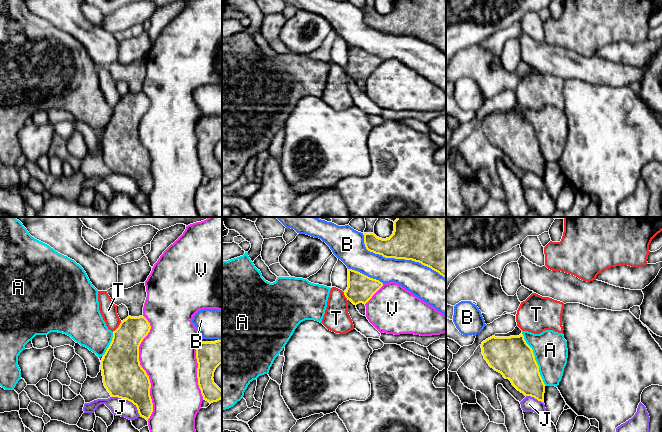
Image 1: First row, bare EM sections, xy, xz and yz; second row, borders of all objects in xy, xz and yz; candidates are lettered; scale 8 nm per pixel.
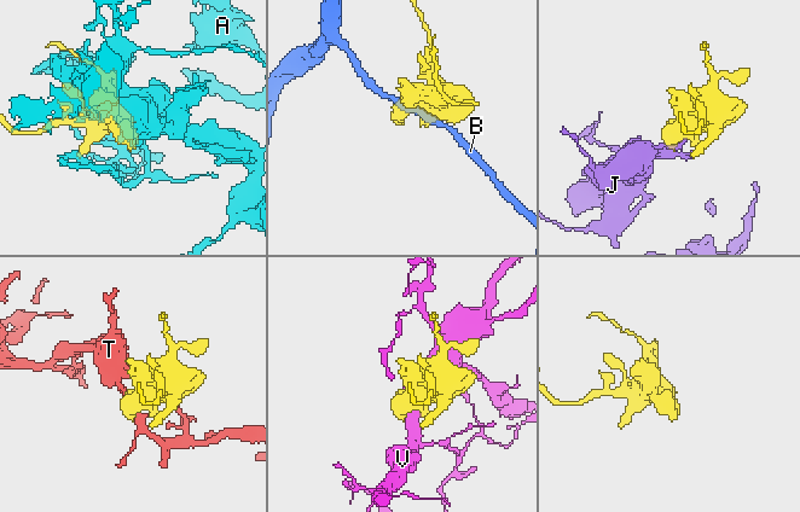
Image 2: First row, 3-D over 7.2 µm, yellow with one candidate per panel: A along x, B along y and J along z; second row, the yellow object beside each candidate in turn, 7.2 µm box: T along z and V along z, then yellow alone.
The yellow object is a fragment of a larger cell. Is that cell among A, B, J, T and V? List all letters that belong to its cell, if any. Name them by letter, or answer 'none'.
T

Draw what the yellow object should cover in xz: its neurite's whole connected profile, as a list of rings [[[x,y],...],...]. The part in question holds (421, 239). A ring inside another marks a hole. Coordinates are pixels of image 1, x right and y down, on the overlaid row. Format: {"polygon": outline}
{"polygon": [[[397,217],[389,238],[363,235],[368,251],[419,262],[446,278],[446,217]]]}

